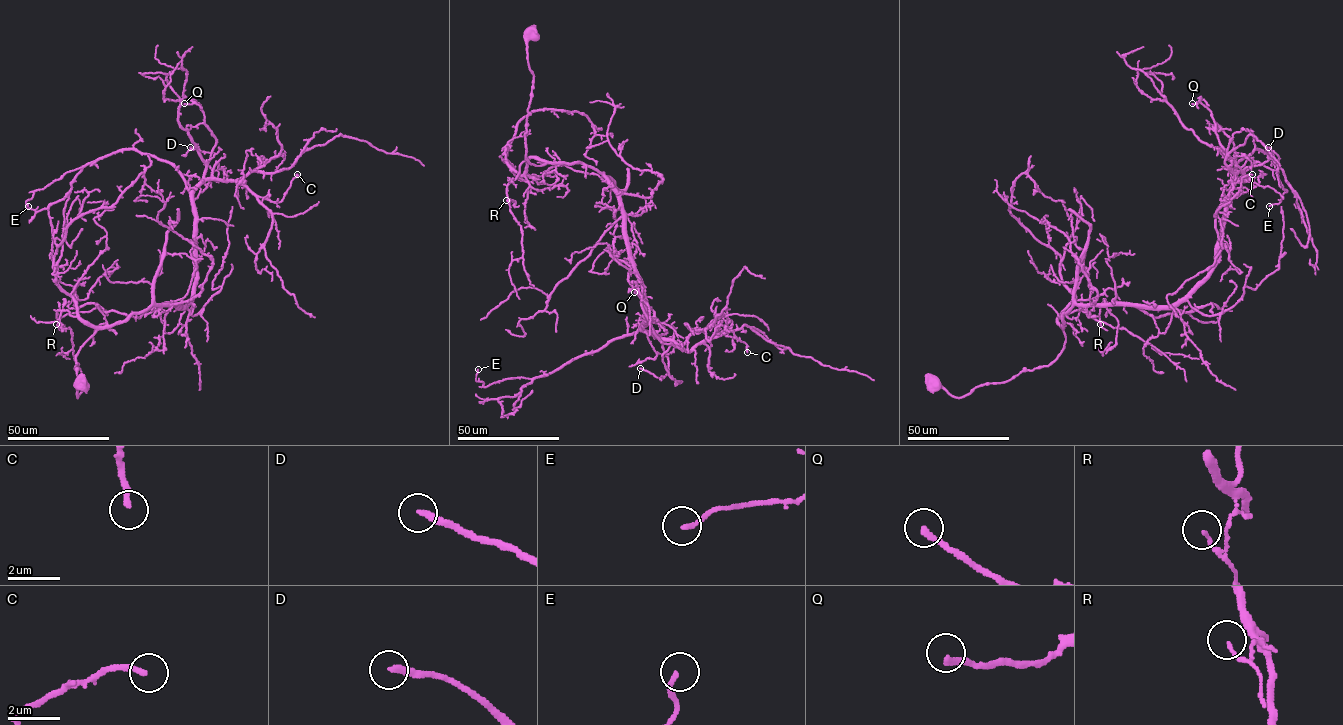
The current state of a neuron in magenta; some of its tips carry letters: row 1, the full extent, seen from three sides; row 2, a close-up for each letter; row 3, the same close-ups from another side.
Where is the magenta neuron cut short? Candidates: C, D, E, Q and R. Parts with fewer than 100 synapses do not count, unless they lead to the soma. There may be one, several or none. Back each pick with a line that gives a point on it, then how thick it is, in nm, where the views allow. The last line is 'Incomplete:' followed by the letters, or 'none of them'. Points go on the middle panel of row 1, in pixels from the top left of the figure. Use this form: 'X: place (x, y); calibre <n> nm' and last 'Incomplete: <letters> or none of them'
Incomplete: none of them

